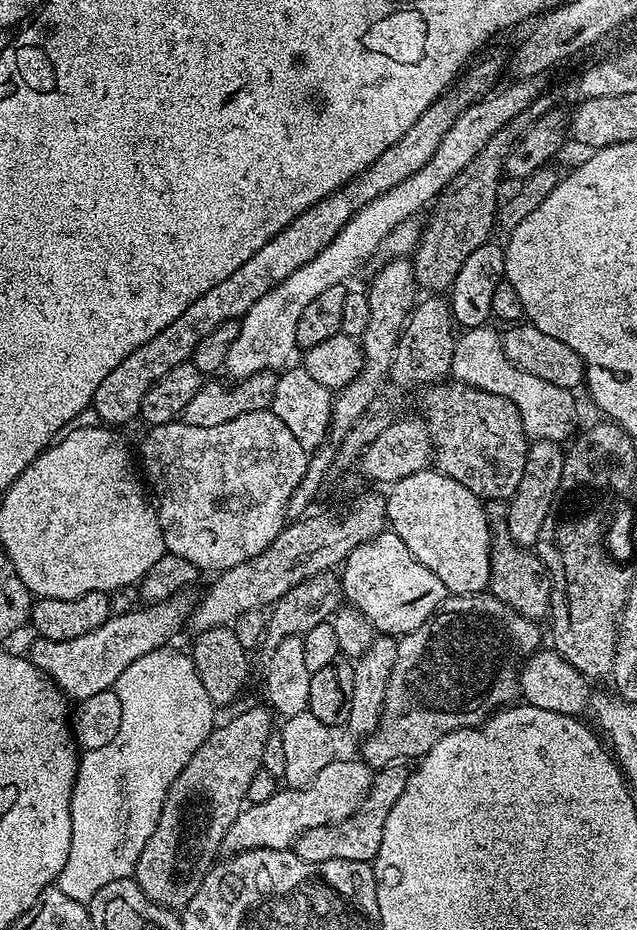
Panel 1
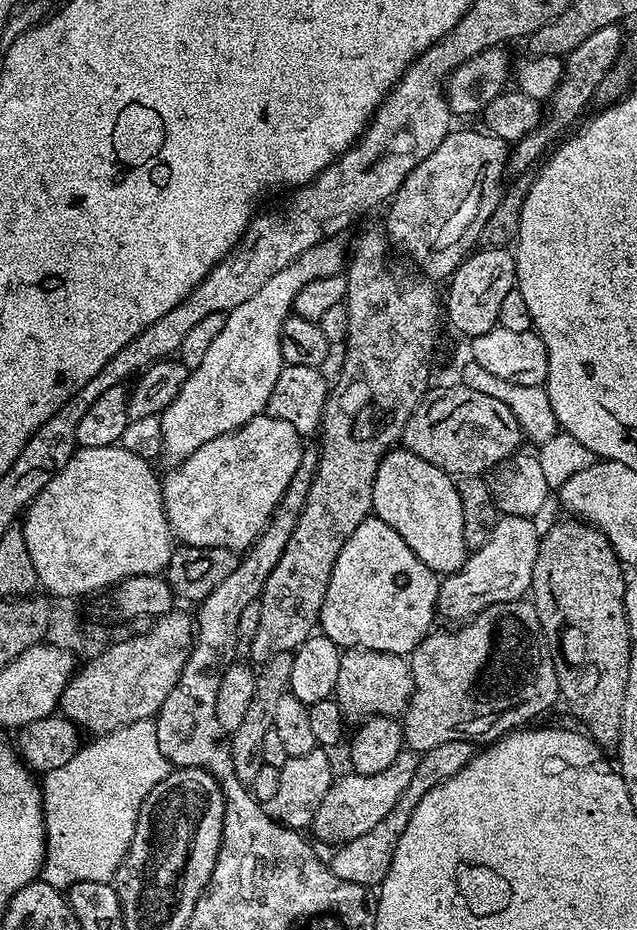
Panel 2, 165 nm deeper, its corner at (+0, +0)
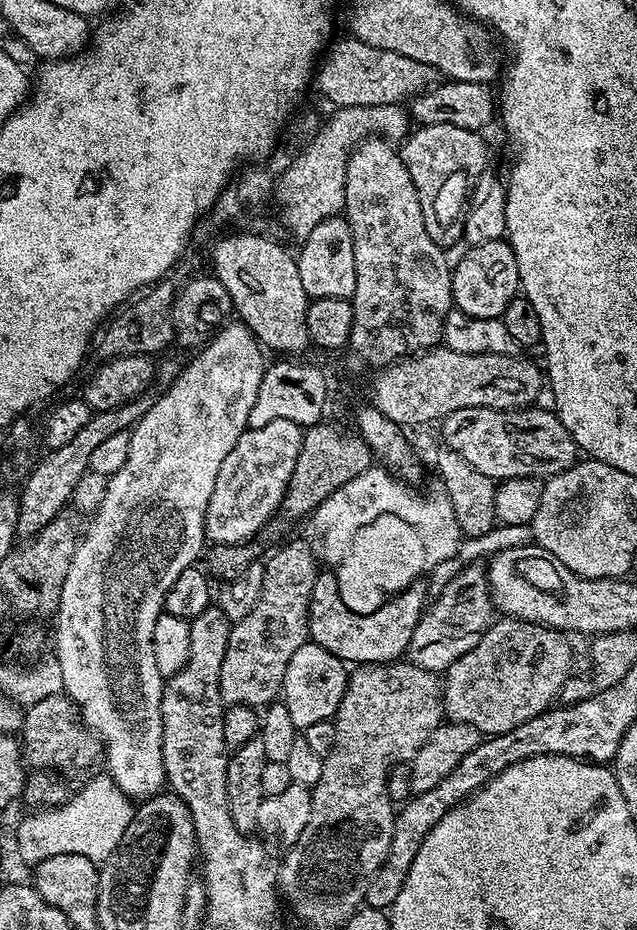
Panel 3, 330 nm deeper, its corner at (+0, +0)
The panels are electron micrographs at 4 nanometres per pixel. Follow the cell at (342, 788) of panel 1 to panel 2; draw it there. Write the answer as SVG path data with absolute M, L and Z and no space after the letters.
M405 750L398 754L398 758L394 758L394 766L386 766L382 774L347 774L348 776L342 777L341 780L339 777L330 786L326 798L322 798L316 817L312 819L310 832L318 839L332 844L331 846L339 846L374 830L374 826L378 826L378 822L382 822L382 818L386 818L386 814L394 810L398 798L402 798L403 792L406 791L406 786L410 786L414 779L414 770L418 770L419 761L420 756L417 753Z

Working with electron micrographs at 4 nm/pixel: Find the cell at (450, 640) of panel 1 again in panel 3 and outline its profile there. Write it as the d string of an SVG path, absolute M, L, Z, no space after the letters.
M500 618L489 624L479 642L443 673L445 717L453 724L474 726L488 736L497 736L514 730L514 726L522 726L522 722L545 711L559 697L568 677L573 675L572 648L568 640L565 633L546 624L531 624L517 618Z

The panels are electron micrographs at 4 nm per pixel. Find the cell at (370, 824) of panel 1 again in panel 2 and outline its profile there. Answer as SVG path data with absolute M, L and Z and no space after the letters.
M455 740L442 742L442 746L434 746L434 750L423 753L418 762L418 770L414 770L413 781L410 782L410 786L406 786L402 798L398 798L394 810L390 810L390 814L386 814L386 818L382 818L382 822L378 822L374 830L346 841L333 851L336 853L333 854L332 860L330 859L332 873L346 882L360 884L369 890L375 889L383 882L388 877L394 850L398 846L398 838L402 838L402 830L406 830L406 822L410 822L410 814L414 814L414 806L422 802L422 798L431 788L446 782L451 776L458 774L458 770L462 770L470 763L474 755L472 748L474 748L473 741Z

